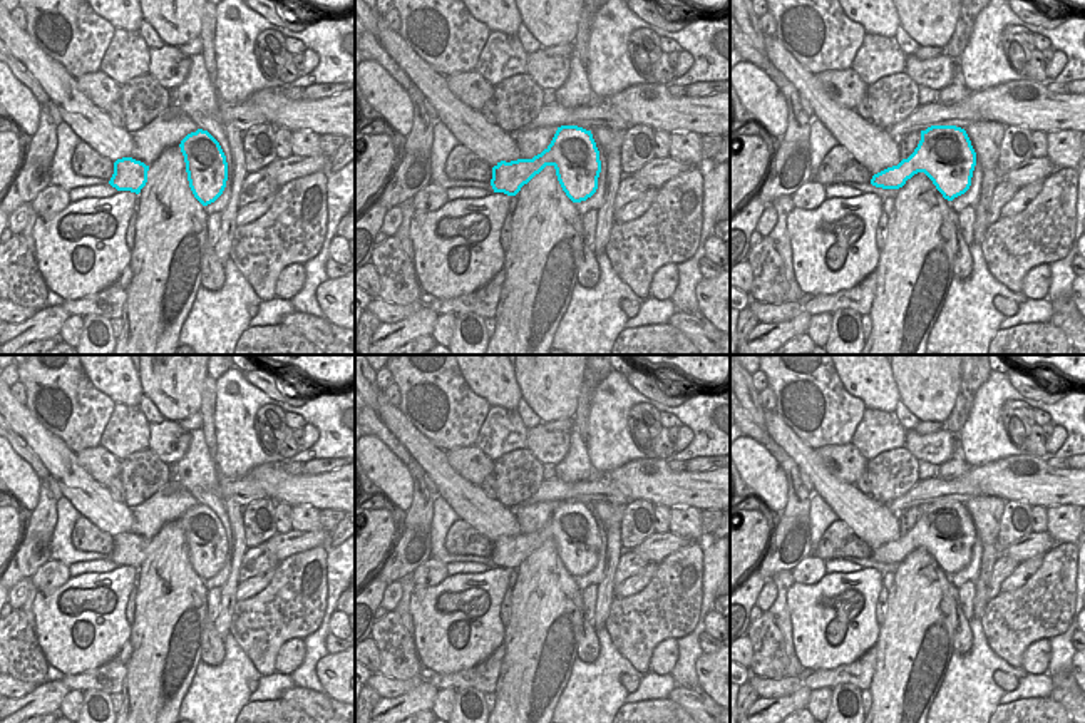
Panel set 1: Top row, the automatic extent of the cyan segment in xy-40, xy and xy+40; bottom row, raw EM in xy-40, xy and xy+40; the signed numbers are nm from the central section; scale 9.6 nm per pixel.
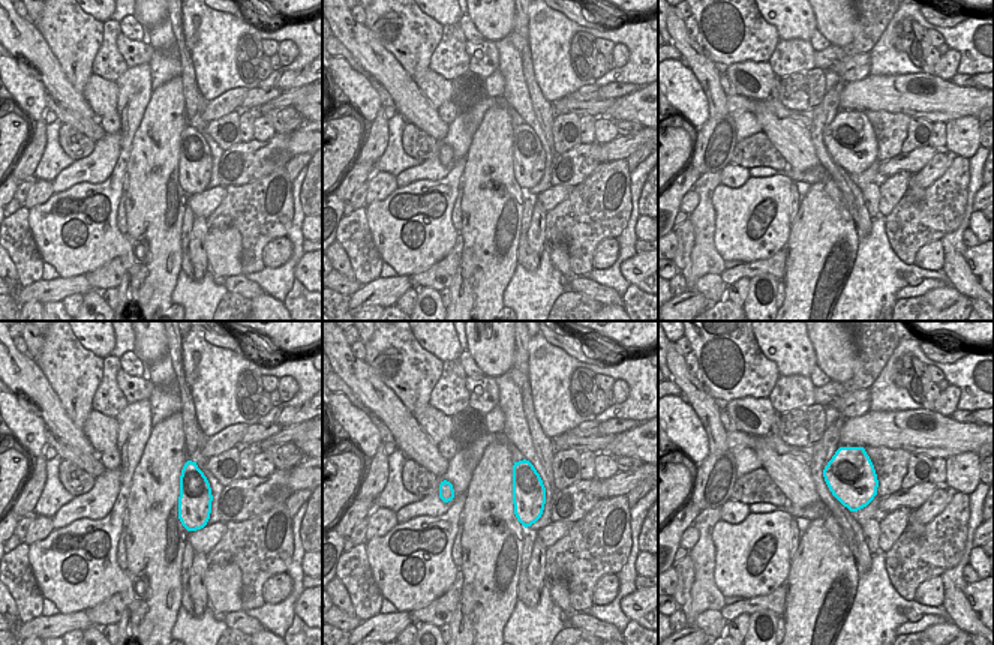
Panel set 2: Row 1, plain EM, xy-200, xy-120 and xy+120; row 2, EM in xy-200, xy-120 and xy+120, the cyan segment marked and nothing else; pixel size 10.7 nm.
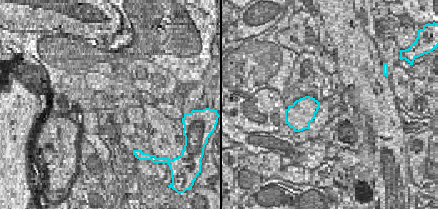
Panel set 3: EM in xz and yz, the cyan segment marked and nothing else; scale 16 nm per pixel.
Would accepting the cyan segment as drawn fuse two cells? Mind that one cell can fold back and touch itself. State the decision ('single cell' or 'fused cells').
single cell

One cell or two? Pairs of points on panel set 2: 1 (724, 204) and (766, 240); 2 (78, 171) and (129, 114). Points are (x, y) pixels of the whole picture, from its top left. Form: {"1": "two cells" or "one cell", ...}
{"1": "one cell", "2": "two cells"}

